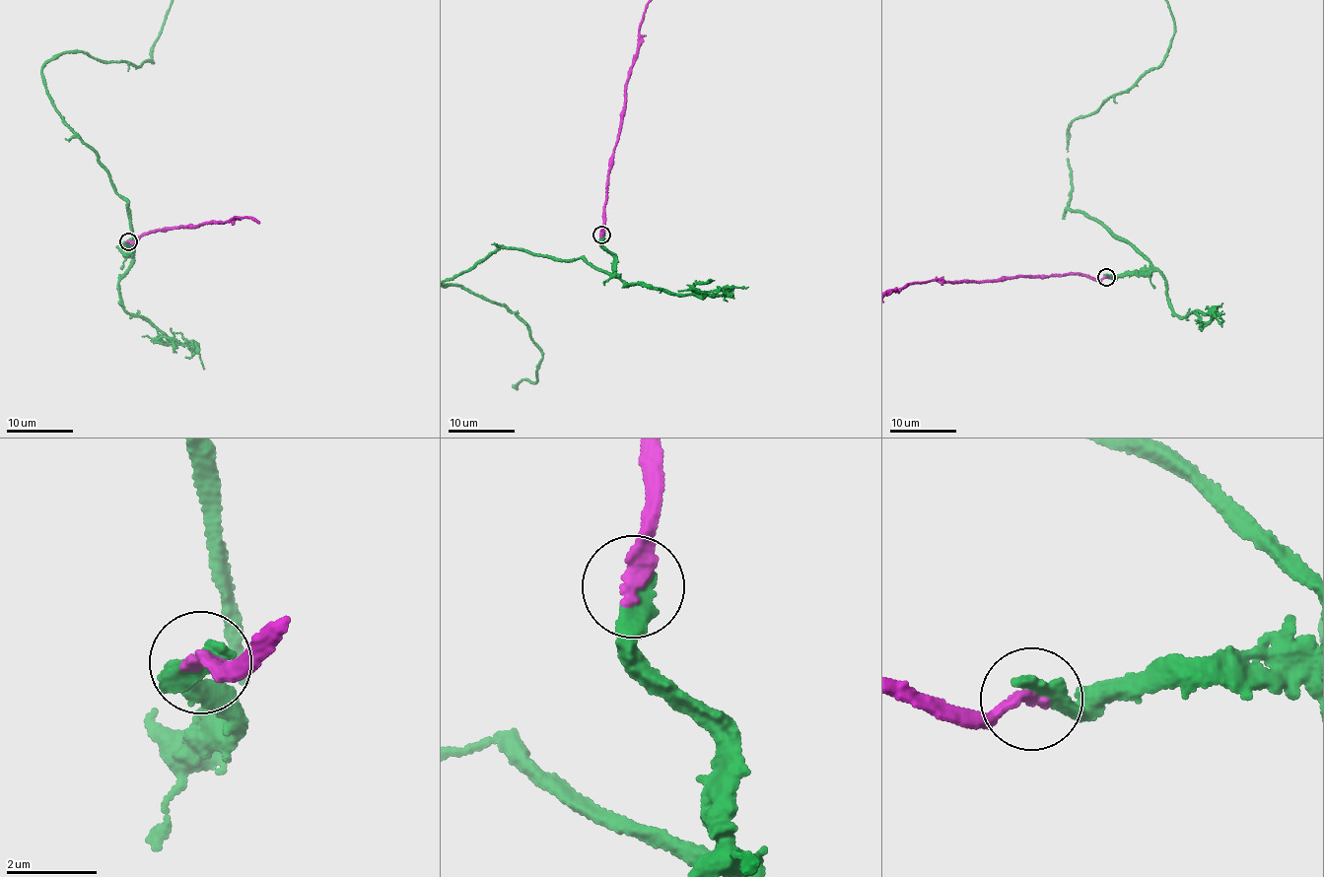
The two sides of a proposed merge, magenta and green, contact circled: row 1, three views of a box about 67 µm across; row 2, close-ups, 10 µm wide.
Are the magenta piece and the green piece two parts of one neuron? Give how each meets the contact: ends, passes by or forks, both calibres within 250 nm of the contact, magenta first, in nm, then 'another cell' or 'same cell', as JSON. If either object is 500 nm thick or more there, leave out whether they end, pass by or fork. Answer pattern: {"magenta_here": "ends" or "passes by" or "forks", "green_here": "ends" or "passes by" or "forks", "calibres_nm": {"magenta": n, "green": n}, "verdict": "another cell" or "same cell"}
{"magenta_here": "ends", "green_here": "ends", "calibres_nm": {"magenta": 320, "green": 420}, "verdict": "another cell"}

